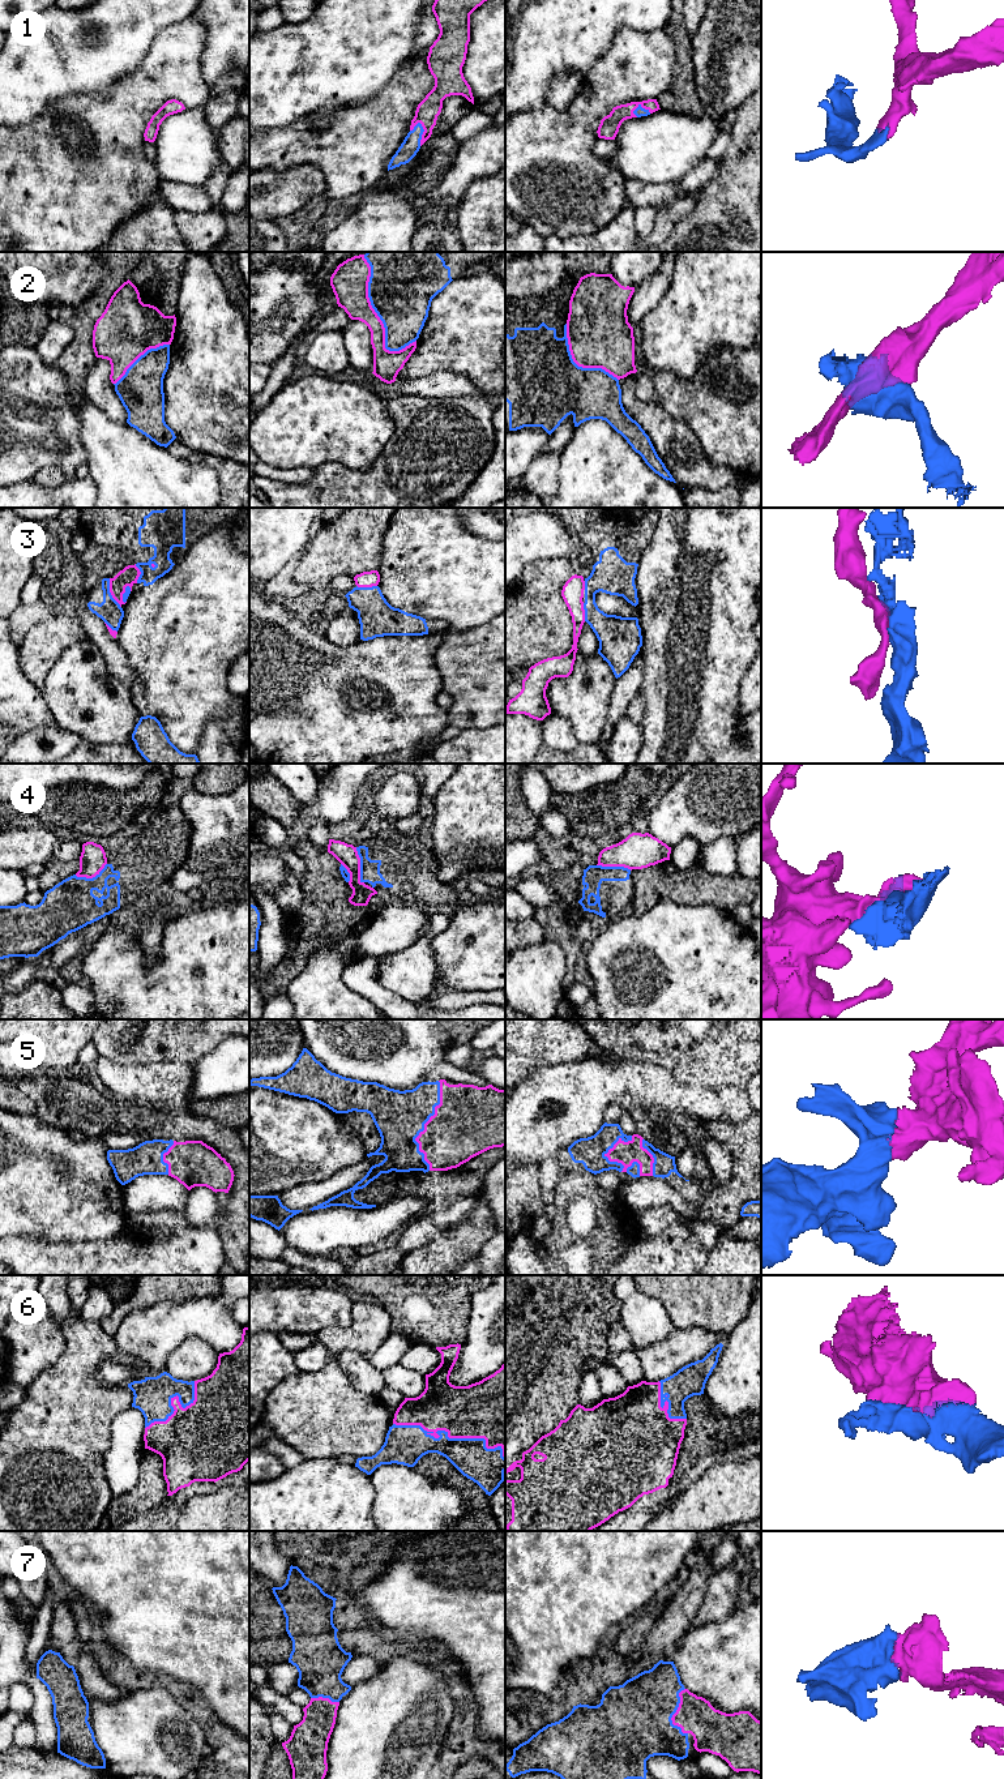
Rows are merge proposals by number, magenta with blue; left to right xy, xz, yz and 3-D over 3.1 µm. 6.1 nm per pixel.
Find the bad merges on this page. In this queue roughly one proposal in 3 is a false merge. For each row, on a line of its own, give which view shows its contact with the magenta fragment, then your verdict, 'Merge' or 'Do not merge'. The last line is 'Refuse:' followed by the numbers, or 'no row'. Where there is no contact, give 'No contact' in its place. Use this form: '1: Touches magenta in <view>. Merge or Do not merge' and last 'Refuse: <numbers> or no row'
1: Touches magenta in xz. Merge
2: Touches magenta in xz. Do not merge
3: Touches magenta in xy. Do not merge
4: Touches magenta in xz. Do not merge
5: Touches magenta in xz. Merge
6: Touches magenta in xz. Merge
7: Touches magenta in yz. Merge
Refuse: 2, 3, 4

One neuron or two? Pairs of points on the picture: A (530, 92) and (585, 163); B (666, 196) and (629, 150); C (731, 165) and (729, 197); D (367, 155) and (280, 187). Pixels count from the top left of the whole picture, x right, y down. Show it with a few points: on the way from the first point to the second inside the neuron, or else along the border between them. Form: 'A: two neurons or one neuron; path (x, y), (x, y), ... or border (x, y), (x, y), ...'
A: two neurons; border (549, 105), (518, 112)
B: two neurons; border (627, 179), (649, 183), (675, 182)
C: one neuron; path (731, 172), (731, 189)
D: two neurons; border (291, 166), (313, 165), (323, 174), (327, 191)

